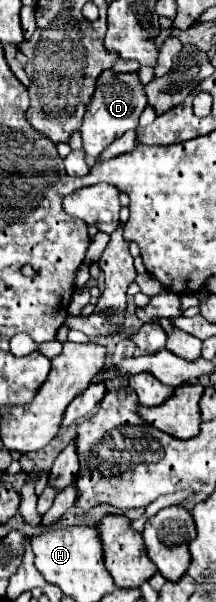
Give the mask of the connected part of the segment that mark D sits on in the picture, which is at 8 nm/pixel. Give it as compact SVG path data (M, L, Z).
M104 71L98 77L96 83L96 93L90 101L90 105L86 107L86 117L82 123L82 141L84 141L84 153L86 153L86 163L88 167L92 167L100 153L118 137L122 137L128 129L138 127L138 119L146 107L146 95L142 93L142 83L138 81L136 73L112 73L112 71Z

